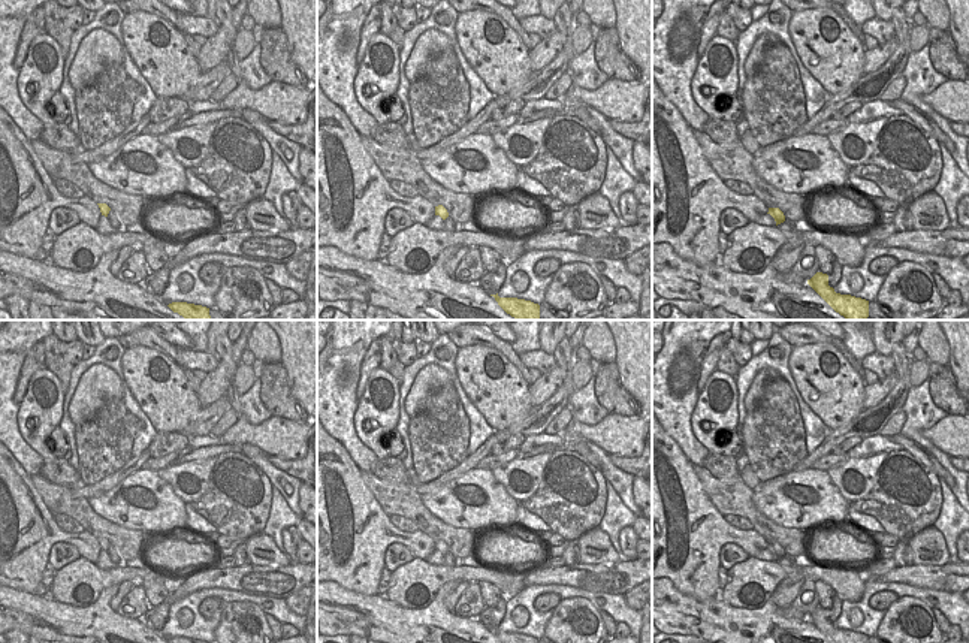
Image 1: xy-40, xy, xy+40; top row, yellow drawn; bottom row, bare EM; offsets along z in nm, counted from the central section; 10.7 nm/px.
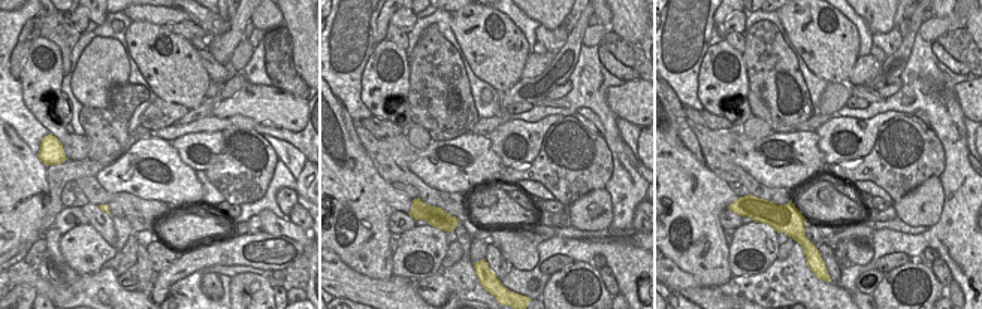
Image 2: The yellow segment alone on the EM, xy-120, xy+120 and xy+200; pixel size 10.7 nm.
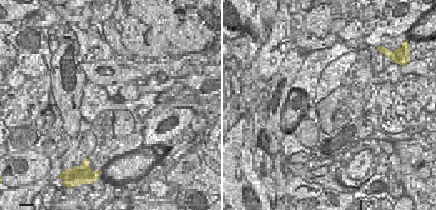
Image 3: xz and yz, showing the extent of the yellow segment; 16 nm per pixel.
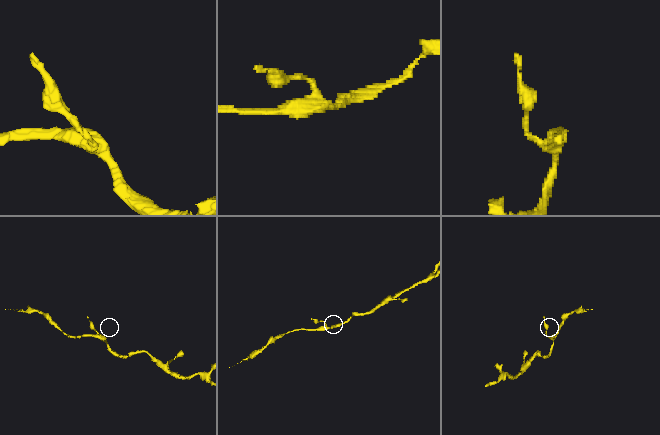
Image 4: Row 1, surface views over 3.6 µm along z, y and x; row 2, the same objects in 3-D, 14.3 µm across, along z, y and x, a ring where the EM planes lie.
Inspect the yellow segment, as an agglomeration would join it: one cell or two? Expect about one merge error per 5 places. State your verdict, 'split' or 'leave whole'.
leave whole

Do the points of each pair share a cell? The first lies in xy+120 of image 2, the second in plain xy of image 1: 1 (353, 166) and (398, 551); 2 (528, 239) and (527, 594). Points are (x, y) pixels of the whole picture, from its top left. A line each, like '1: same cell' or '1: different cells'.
1: different cells
2: different cells

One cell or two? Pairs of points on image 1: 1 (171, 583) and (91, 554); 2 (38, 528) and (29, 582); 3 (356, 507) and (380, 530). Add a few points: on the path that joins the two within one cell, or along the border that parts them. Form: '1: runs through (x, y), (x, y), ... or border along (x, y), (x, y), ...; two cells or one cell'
1: border along (81, 555), (94, 564); two cells
2: runs through (30, 542), (29, 568); one cell
3: runs through (356, 518), (356, 525), (362, 531), (370, 531); one cell

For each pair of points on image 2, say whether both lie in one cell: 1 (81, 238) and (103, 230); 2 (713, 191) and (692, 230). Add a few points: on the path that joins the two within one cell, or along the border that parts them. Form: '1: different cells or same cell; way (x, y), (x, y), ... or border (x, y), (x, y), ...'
1: different cells; border (88, 223), (114, 248)
2: same cell; way (704, 200), (692, 212), (692, 221)

